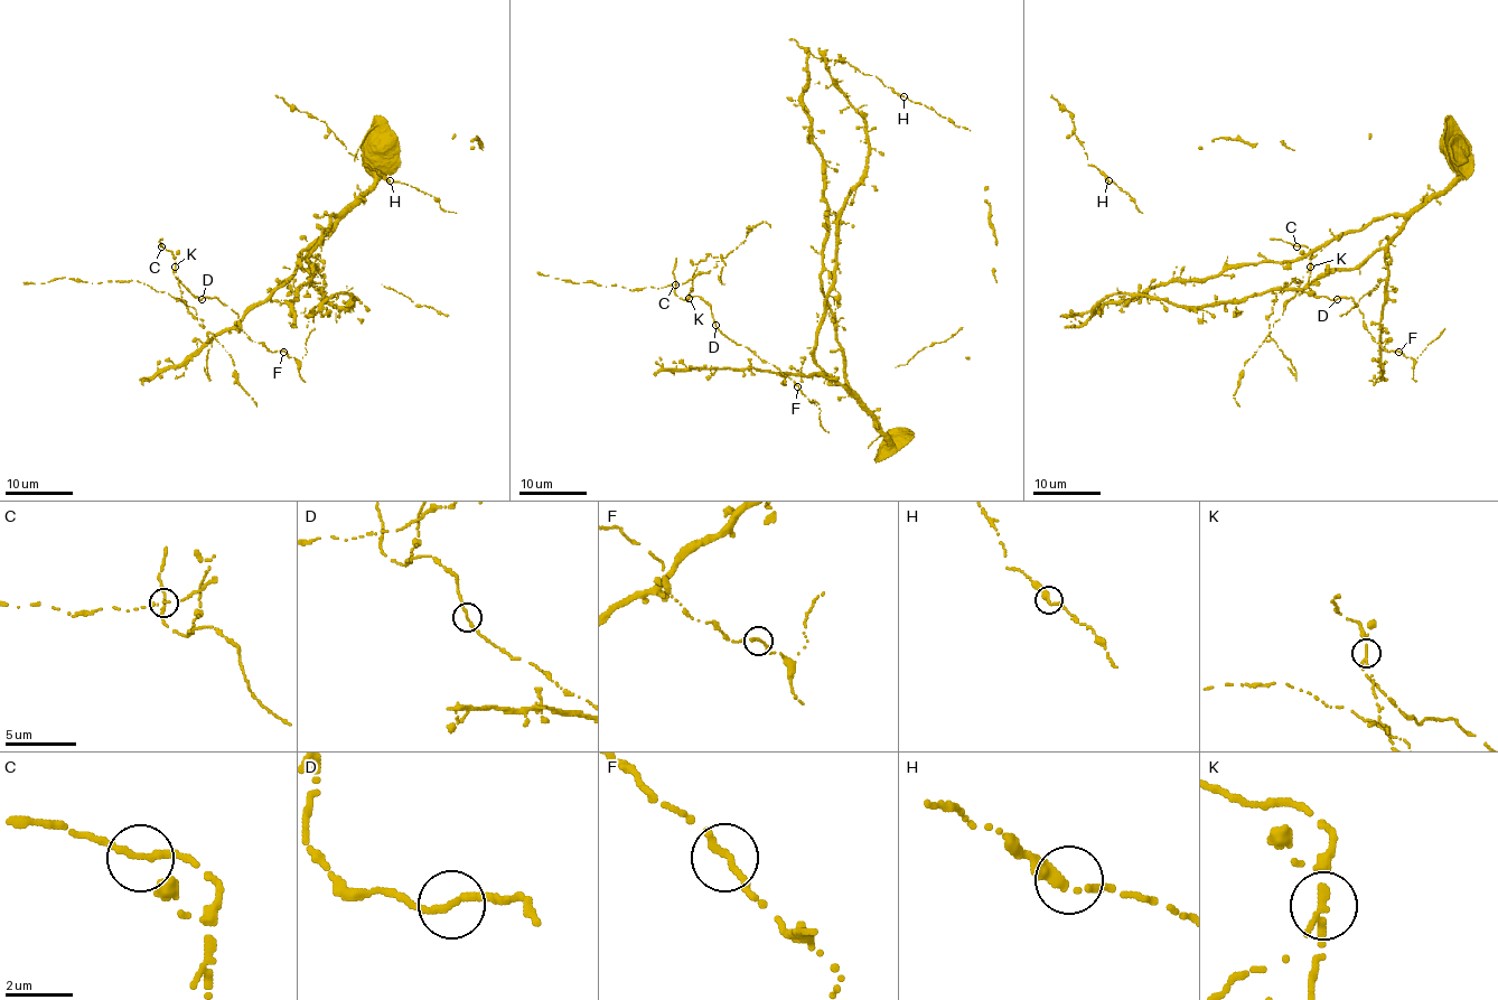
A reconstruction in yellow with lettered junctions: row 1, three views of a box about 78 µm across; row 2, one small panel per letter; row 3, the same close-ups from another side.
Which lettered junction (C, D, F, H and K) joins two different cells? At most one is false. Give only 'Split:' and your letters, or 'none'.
Split: K

